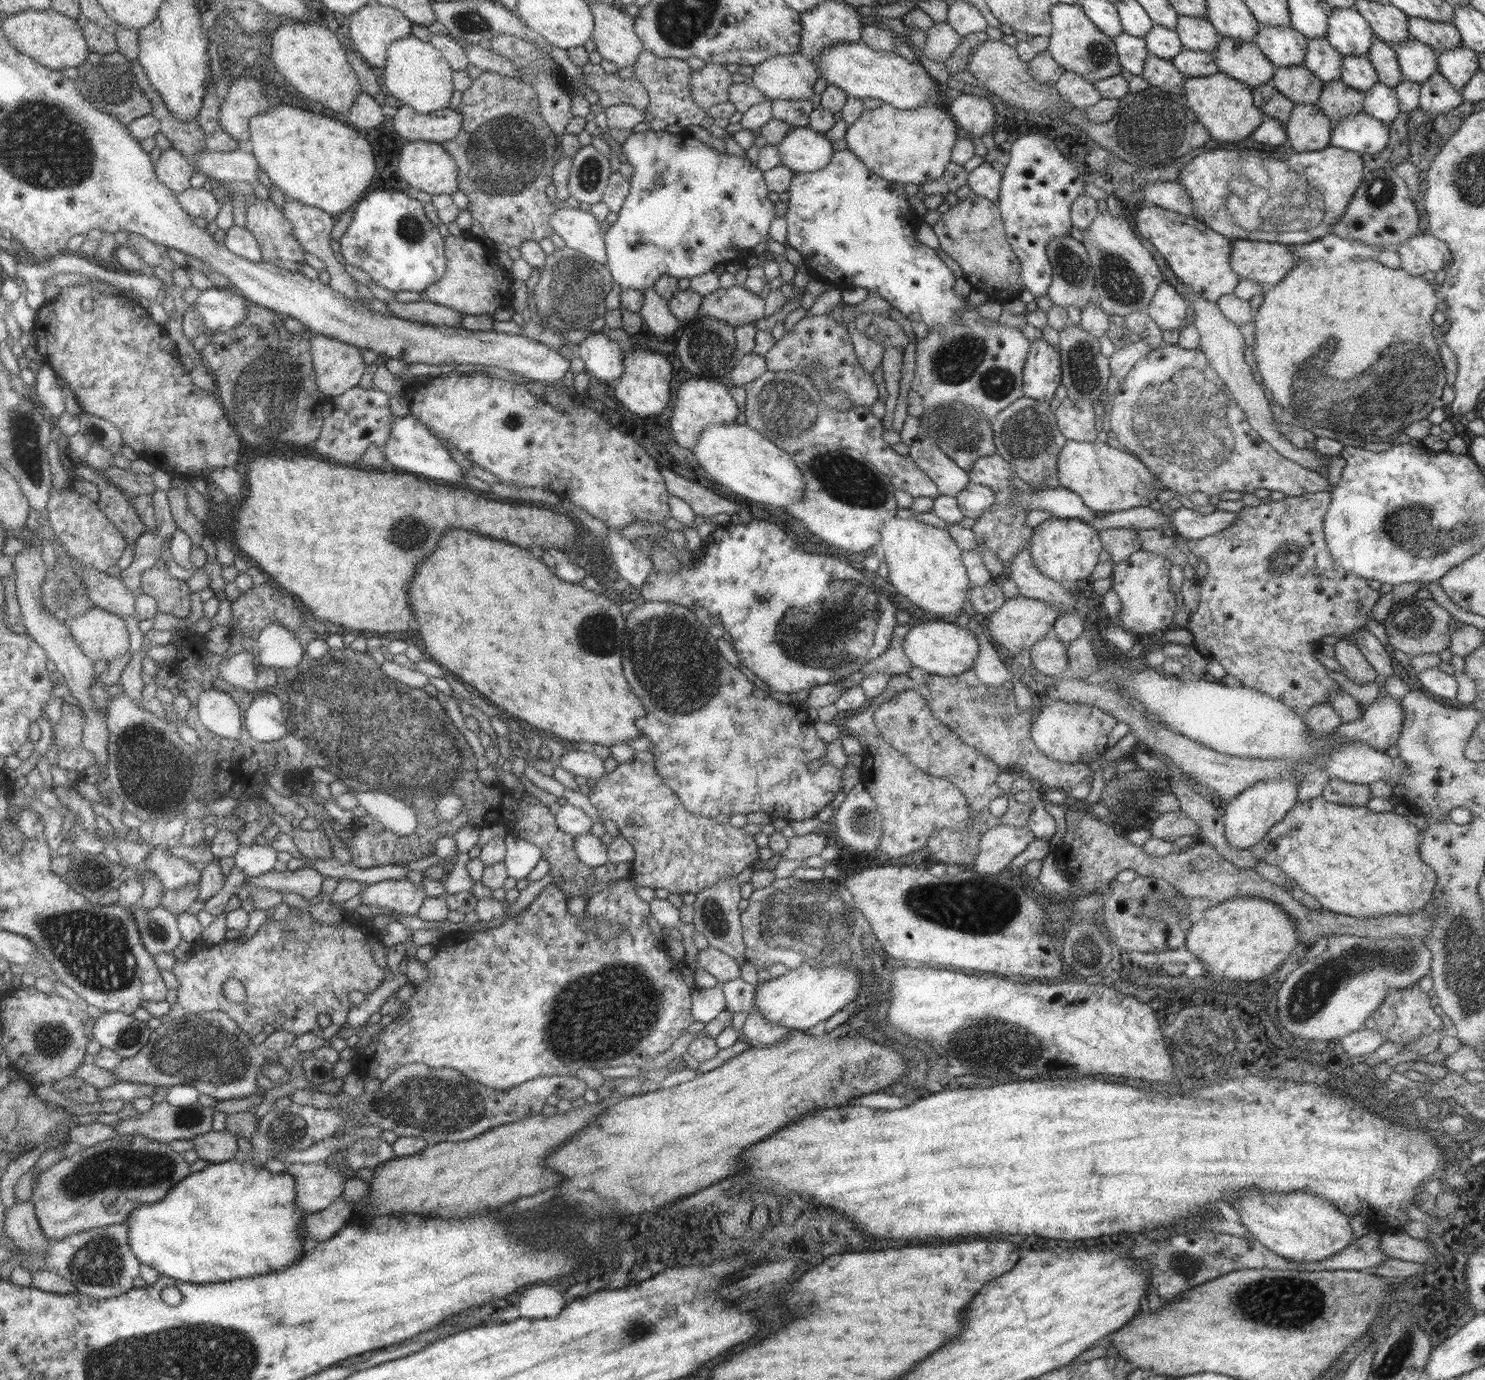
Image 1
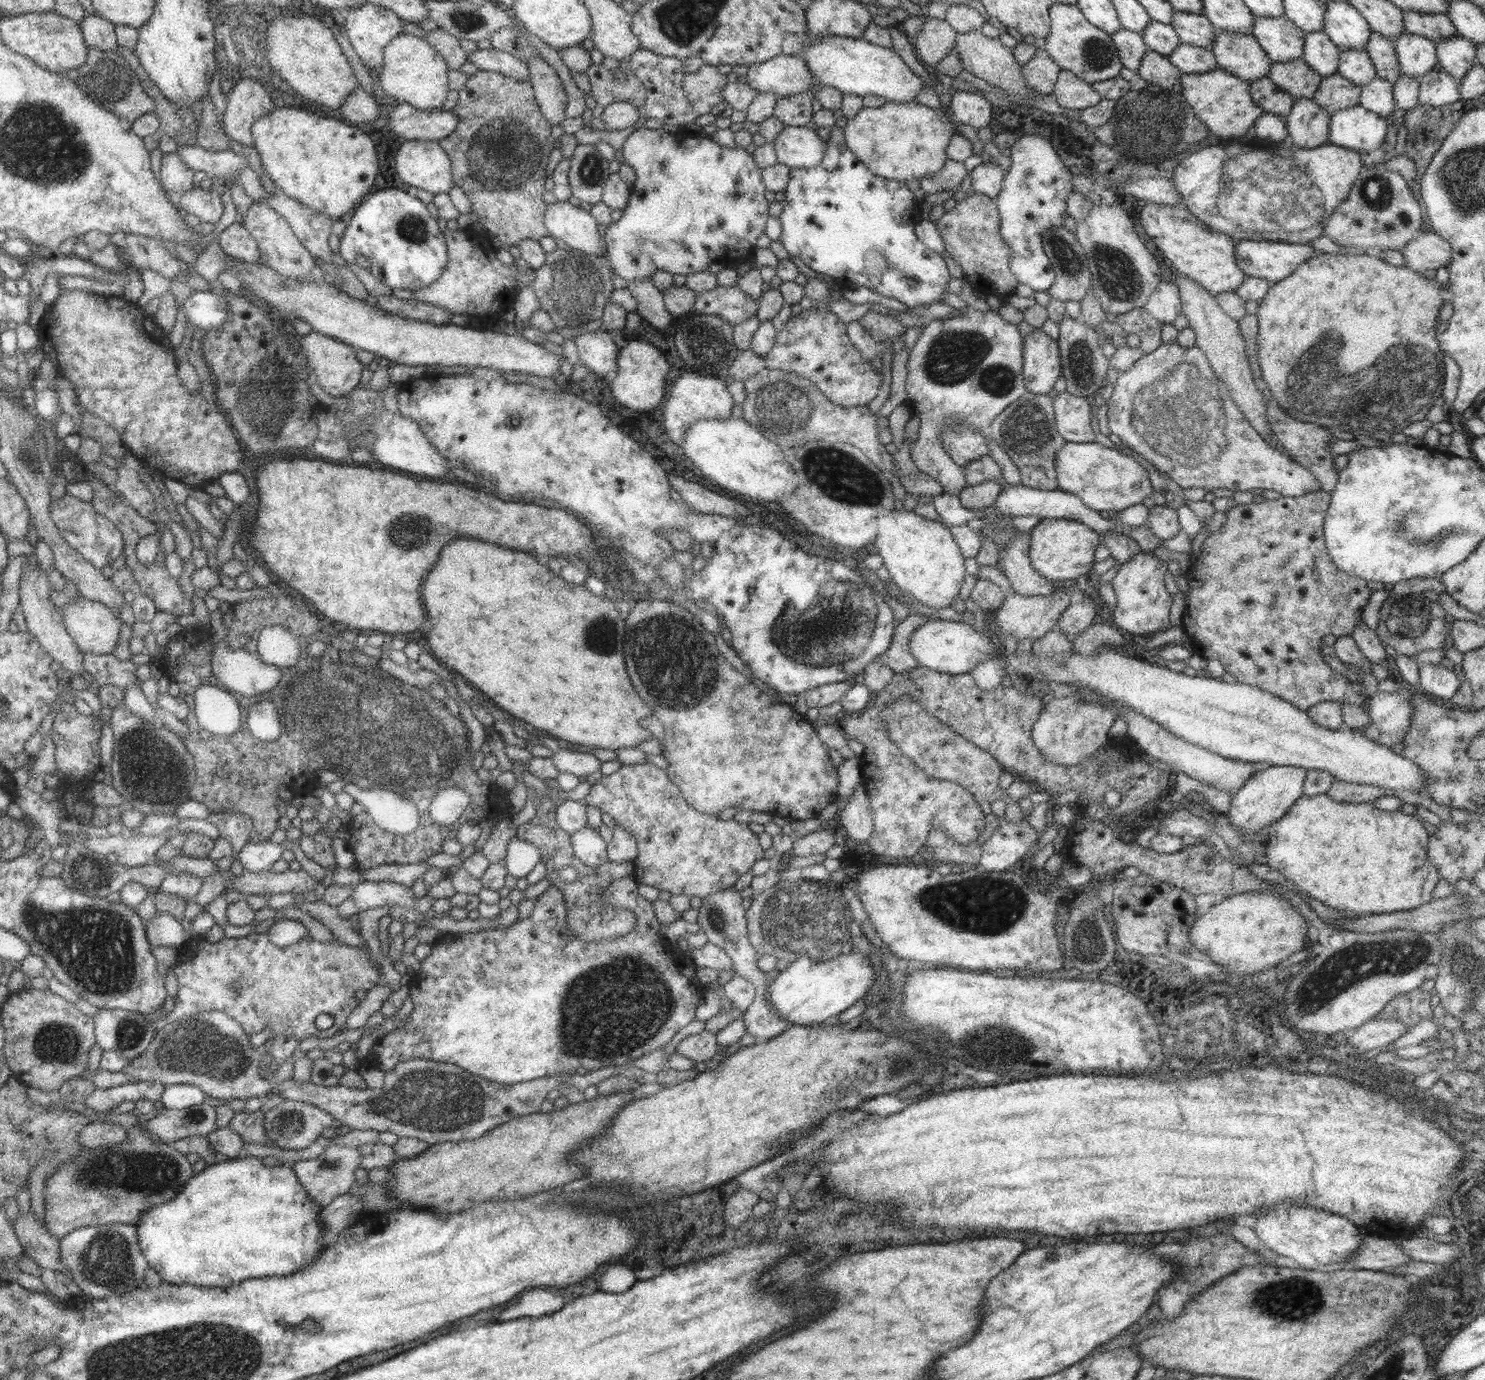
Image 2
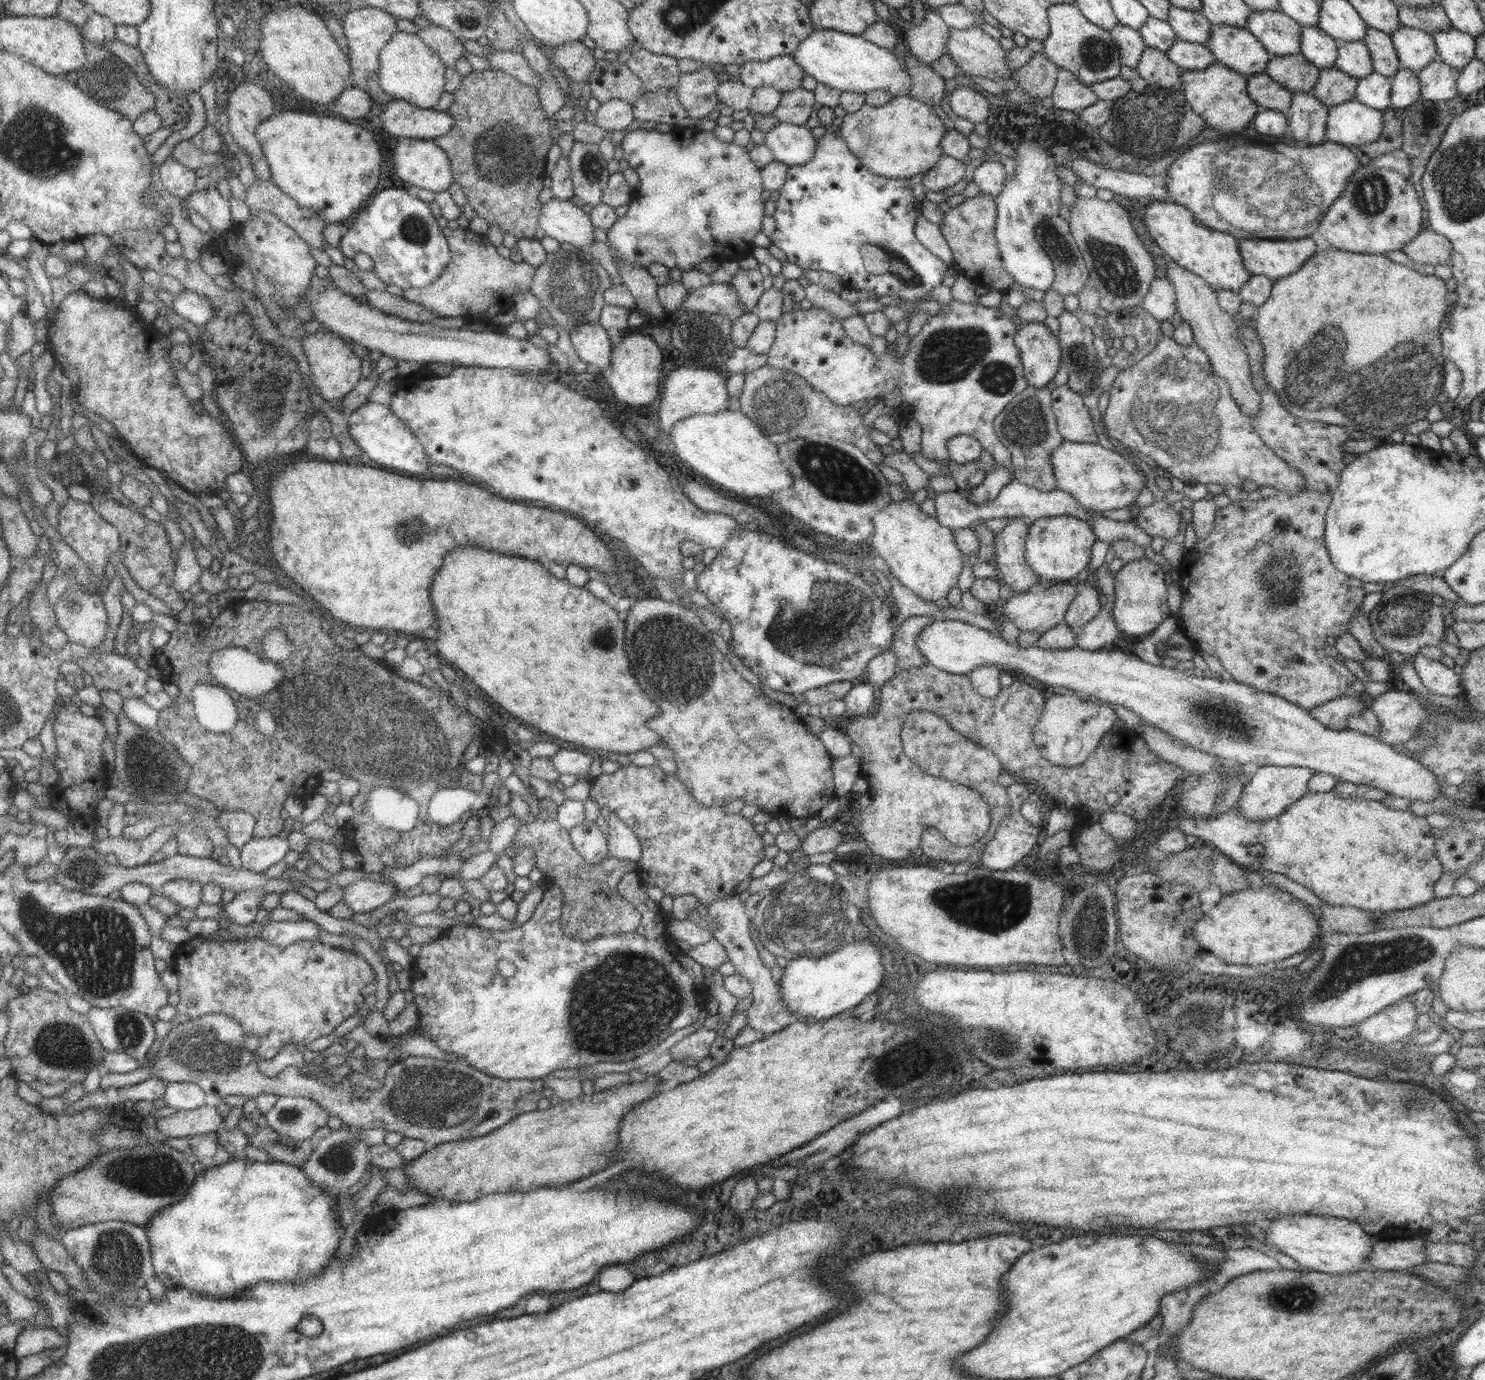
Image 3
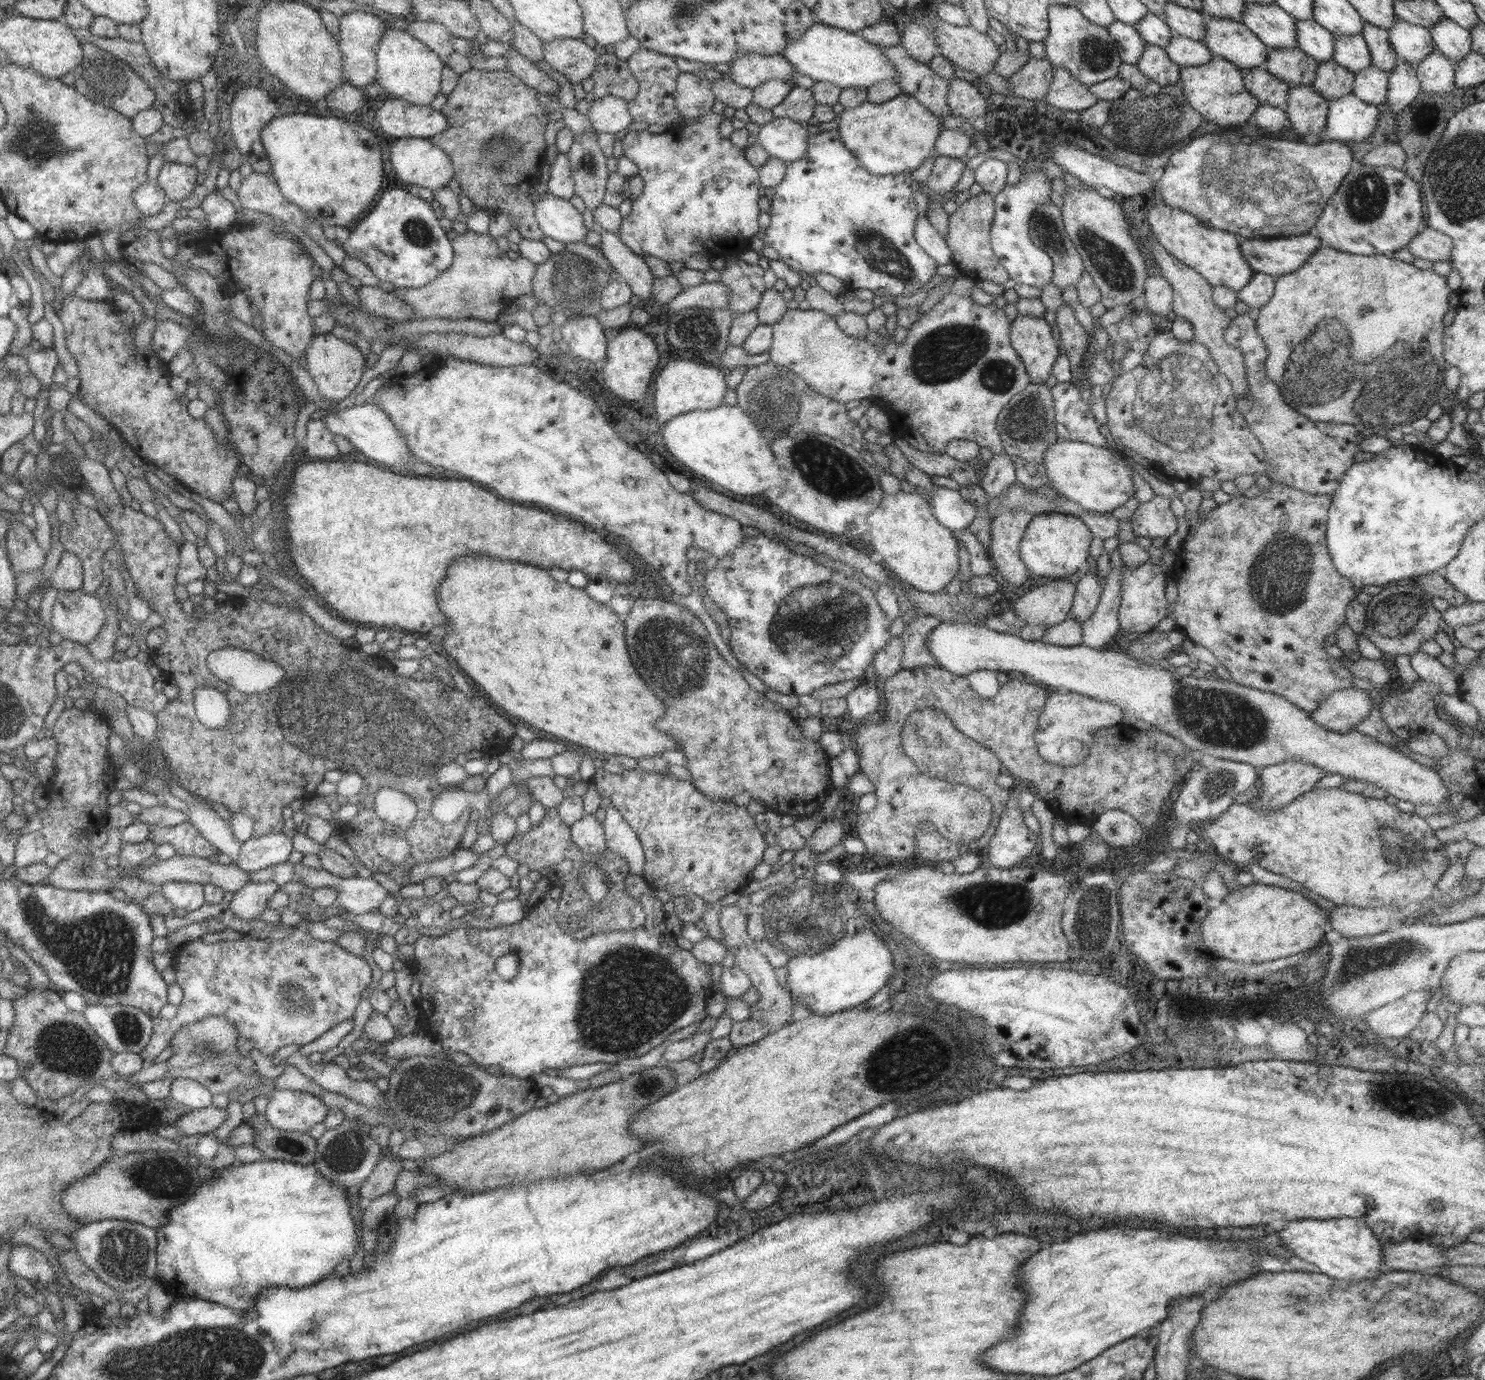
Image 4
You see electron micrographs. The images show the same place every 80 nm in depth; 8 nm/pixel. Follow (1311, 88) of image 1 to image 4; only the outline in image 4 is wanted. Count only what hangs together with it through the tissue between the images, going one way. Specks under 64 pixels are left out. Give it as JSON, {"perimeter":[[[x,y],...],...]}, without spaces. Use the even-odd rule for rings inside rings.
{"perimeter":[[[1295,48],[1269,49],[1262,67],[1289,86],[1312,84],[1318,62]]]}

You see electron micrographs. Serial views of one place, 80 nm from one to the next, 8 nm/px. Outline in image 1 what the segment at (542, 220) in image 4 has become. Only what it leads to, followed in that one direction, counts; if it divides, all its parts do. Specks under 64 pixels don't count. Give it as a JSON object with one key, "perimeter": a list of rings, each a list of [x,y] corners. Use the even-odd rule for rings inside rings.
{"perimeter":[[[557,208],[549,219],[553,233],[559,235],[567,247],[584,254],[599,264],[606,264],[604,234],[589,211],[578,208]]]}

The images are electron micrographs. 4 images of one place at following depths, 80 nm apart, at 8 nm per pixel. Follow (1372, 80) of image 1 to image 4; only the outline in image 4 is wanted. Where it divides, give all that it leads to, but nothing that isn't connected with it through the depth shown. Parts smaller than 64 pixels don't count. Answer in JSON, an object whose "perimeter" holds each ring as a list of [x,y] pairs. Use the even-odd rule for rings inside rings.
{"perimeter":[[[1360,34],[1334,37],[1332,59],[1349,72],[1359,72],[1370,65],[1370,52]]]}

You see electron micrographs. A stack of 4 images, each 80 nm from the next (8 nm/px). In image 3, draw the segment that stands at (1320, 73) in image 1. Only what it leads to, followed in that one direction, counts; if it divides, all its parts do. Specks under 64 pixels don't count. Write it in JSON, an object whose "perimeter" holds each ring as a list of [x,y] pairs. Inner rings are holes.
{"perimeter":[[[1317,26],[1300,27],[1300,53],[1315,68],[1331,68],[1337,56],[1337,42]]]}

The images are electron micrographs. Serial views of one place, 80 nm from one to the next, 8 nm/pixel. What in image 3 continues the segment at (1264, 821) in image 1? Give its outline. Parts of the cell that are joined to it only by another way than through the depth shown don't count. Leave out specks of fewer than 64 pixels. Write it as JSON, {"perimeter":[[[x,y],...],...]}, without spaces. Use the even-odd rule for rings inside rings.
{"perimeter":[[[1261,765],[1243,784],[1242,793],[1236,803],[1236,810],[1245,820],[1271,820],[1279,816],[1290,804],[1299,800],[1308,791],[1307,781],[1313,773],[1313,770],[1297,766]]]}

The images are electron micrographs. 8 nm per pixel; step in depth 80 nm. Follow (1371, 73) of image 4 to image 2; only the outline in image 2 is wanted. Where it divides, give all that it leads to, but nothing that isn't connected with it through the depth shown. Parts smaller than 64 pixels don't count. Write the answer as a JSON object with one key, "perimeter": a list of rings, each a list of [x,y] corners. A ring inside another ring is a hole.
{"perimeter":[[[1375,77],[1369,81],[1369,84],[1361,86],[1359,105],[1377,116],[1383,118],[1389,116],[1396,107],[1392,82]]]}

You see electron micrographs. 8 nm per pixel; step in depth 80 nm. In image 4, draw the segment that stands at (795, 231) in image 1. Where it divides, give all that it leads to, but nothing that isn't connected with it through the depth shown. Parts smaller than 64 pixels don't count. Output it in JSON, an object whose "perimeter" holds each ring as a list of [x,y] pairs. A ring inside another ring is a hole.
{"perimeter":[[[835,129],[819,131],[816,135],[809,135],[807,139],[808,145],[805,149],[803,158],[791,161],[786,165],[783,178],[780,183],[774,188],[775,193],[770,200],[770,209],[768,214],[770,216],[770,223],[767,229],[758,229],[756,237],[763,240],[764,244],[774,248],[779,254],[779,260],[784,262],[793,271],[801,271],[805,276],[814,276],[817,273],[825,272],[831,274],[835,278],[839,278],[843,284],[851,286],[851,288],[867,288],[874,295],[881,297],[896,297],[908,296],[919,291],[922,286],[925,286],[931,276],[935,275],[935,268],[937,263],[916,243],[914,239],[914,222],[917,218],[917,210],[915,209],[915,201],[913,201],[911,191],[911,175],[910,173],[893,174],[877,176],[865,170],[855,156],[850,155],[849,150],[841,142],[839,133]]]}

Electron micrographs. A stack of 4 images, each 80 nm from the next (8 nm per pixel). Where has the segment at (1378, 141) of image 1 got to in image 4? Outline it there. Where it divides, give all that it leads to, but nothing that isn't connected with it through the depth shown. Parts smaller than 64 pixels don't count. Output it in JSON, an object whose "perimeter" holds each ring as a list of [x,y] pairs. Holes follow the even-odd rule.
{"perimeter":[[[1352,92],[1328,101],[1324,133],[1327,140],[1361,142],[1369,138],[1377,126],[1379,112],[1373,104],[1365,104]]]}

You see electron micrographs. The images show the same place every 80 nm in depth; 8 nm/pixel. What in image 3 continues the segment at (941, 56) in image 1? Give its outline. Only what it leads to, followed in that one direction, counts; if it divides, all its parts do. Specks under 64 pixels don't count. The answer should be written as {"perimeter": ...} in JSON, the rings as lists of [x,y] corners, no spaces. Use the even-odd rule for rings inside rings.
{"perimeter":[[[927,9],[925,17],[920,24],[913,26],[905,22],[906,36],[901,38],[908,52],[913,55],[921,64],[930,65],[935,62],[946,50],[946,42],[949,36],[949,27],[941,20],[936,12]]]}

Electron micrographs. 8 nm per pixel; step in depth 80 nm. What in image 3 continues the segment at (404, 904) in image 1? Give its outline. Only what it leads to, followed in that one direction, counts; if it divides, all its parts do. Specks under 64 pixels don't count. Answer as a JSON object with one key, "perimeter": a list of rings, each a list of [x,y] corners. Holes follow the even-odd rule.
{"perimeter":[[[359,880],[355,884],[349,884],[342,888],[342,890],[342,900],[353,912],[353,916],[368,914],[400,894],[396,888],[391,888],[391,886],[381,882],[371,882],[371,880]]]}

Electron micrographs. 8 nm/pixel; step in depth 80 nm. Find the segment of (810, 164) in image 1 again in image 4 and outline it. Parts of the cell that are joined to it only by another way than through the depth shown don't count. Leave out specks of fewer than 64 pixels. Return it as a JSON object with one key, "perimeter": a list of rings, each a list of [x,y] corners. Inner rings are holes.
{"perimeter":[[[773,117],[759,126],[757,143],[770,158],[781,160],[785,164],[799,160],[805,155],[808,145],[809,134],[806,126],[806,123]]]}

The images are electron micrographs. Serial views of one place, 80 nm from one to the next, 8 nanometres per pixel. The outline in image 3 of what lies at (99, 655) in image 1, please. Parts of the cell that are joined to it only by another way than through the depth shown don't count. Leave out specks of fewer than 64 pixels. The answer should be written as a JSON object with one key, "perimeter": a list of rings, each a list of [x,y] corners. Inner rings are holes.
{"perimeter":[[[68,586],[56,603],[58,623],[70,642],[97,649],[108,631],[101,595]]]}

